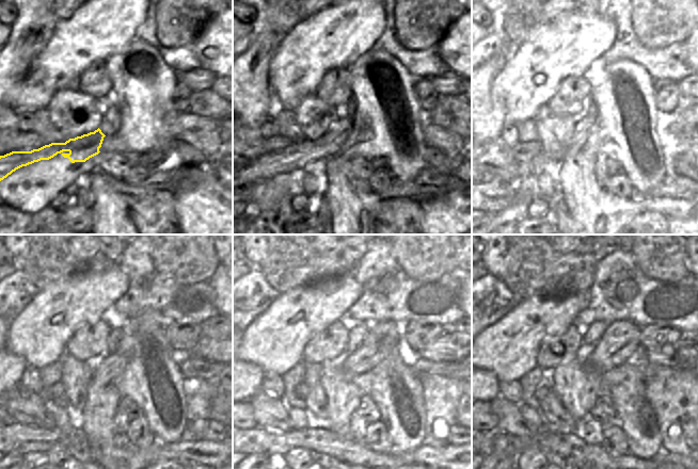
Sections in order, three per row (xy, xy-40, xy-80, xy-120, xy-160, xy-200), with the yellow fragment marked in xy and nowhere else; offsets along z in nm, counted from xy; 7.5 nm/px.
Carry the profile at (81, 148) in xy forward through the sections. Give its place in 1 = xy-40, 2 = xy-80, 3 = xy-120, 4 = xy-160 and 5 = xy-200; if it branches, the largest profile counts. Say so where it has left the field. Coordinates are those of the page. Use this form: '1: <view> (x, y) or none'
1: xy-40 (297, 155)
2: xy-80 (582, 129)
3: xy-120 (104, 372)
4: xy-160 (381, 337)
5: xy-200 (620, 342)

